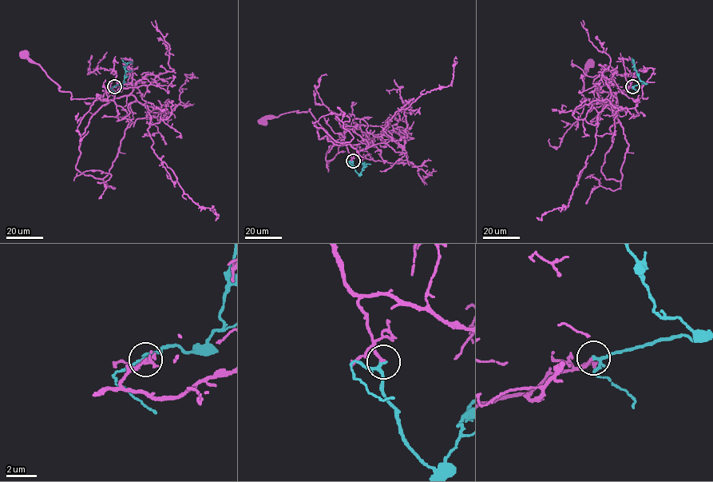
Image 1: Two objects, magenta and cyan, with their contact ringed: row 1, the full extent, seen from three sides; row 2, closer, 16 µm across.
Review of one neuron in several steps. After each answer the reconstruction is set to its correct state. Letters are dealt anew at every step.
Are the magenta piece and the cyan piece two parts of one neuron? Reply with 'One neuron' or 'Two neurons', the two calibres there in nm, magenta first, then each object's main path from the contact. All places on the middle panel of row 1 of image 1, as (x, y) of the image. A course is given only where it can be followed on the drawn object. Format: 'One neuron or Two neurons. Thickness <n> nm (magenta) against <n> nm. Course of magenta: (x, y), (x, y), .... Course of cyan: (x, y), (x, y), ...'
One neuron. Thickness 200 nm (magenta) against 200 nm. Course of magenta: (353, 161), (346, 145), (352, 145), (335, 144), (310, 109), (263, 121). Course of cyan: (353, 161), (354, 170), (359, 173), (363, 165), (370, 164)

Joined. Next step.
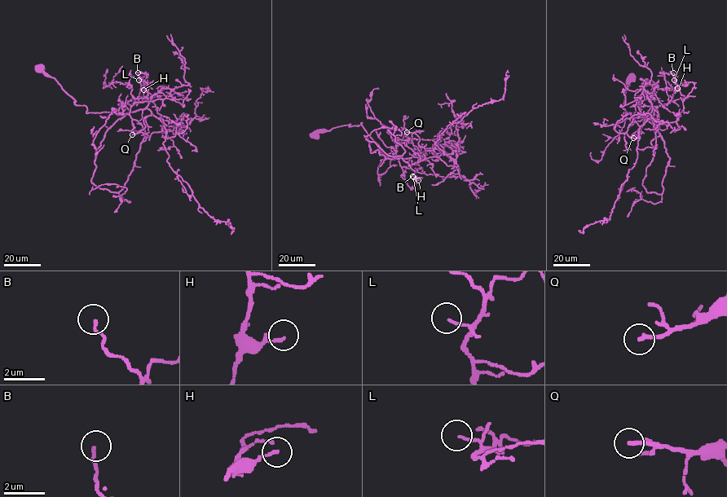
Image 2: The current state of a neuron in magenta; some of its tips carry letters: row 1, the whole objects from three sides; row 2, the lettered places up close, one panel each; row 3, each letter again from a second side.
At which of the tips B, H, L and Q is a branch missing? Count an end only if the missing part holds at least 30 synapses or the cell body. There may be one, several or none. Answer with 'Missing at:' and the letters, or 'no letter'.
Missing at: Q

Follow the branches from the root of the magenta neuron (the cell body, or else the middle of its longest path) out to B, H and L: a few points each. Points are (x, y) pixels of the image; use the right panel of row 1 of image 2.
B: (631, 80), (625, 93), (623, 118), (658, 116), (658, 107), (686, 98), (680, 94), (673, 72)
H: (631, 80), (625, 93), (623, 120), (655, 114), (658, 116), (658, 107), (686, 98), (677, 88)
L: (631, 80), (625, 93), (623, 120), (655, 114), (658, 116), (658, 107), (686, 98), (680, 94), (674, 80)

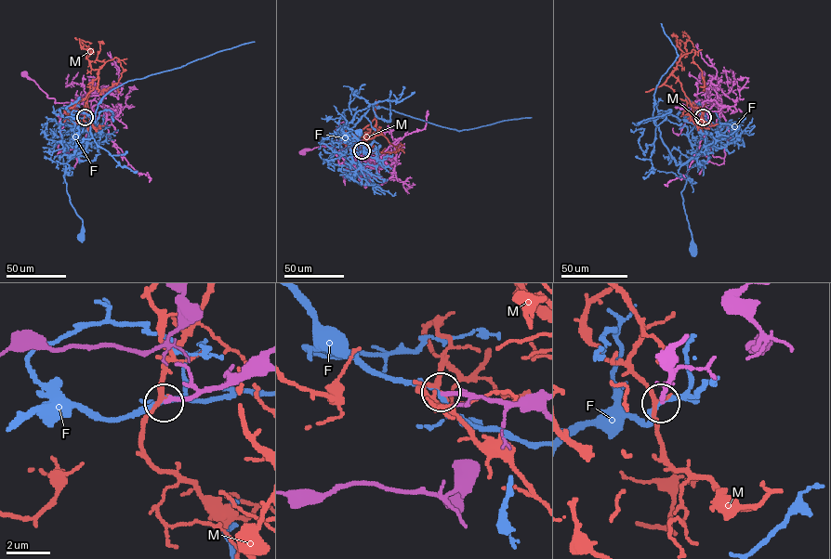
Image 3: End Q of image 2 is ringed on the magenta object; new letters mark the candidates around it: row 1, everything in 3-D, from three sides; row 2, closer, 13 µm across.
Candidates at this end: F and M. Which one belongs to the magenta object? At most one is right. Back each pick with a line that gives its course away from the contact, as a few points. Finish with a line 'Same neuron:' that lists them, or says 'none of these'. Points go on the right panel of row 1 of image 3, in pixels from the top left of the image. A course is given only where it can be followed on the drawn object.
Same neuron: none of these

